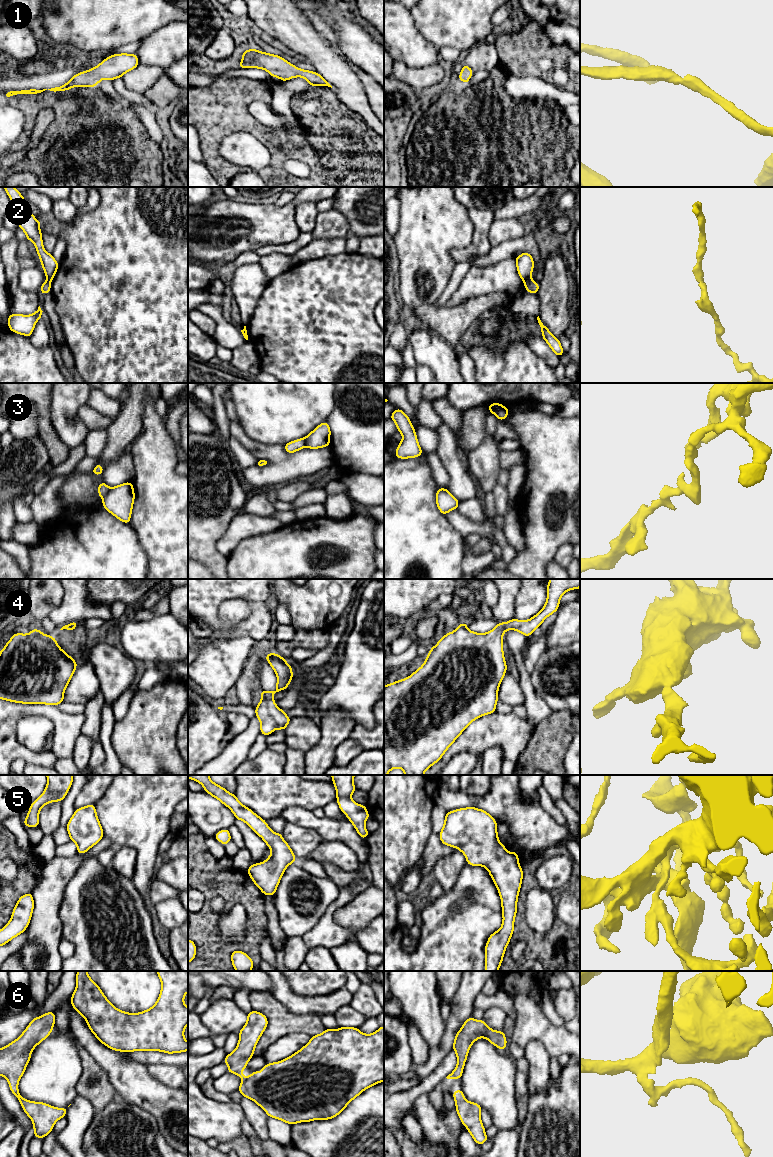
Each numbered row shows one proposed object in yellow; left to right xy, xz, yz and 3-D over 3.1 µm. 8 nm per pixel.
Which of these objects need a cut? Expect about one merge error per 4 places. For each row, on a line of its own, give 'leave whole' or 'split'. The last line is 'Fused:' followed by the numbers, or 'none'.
1: leave whole
2: split
3: split
4: leave whole
5: leave whole
6: leave whole
Fused: 2, 3

